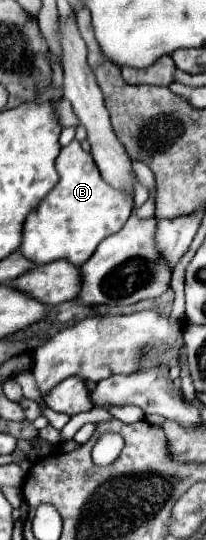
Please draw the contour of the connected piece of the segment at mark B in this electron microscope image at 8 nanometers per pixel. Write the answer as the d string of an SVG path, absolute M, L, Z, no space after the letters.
M77 139L61 149L55 167L61 181L27 217L21 251L37 265L57 259L69 259L75 265L83 265L105 237L117 233L127 223L133 213L133 201L125 191L111 187L101 177L91 153L83 151Z

